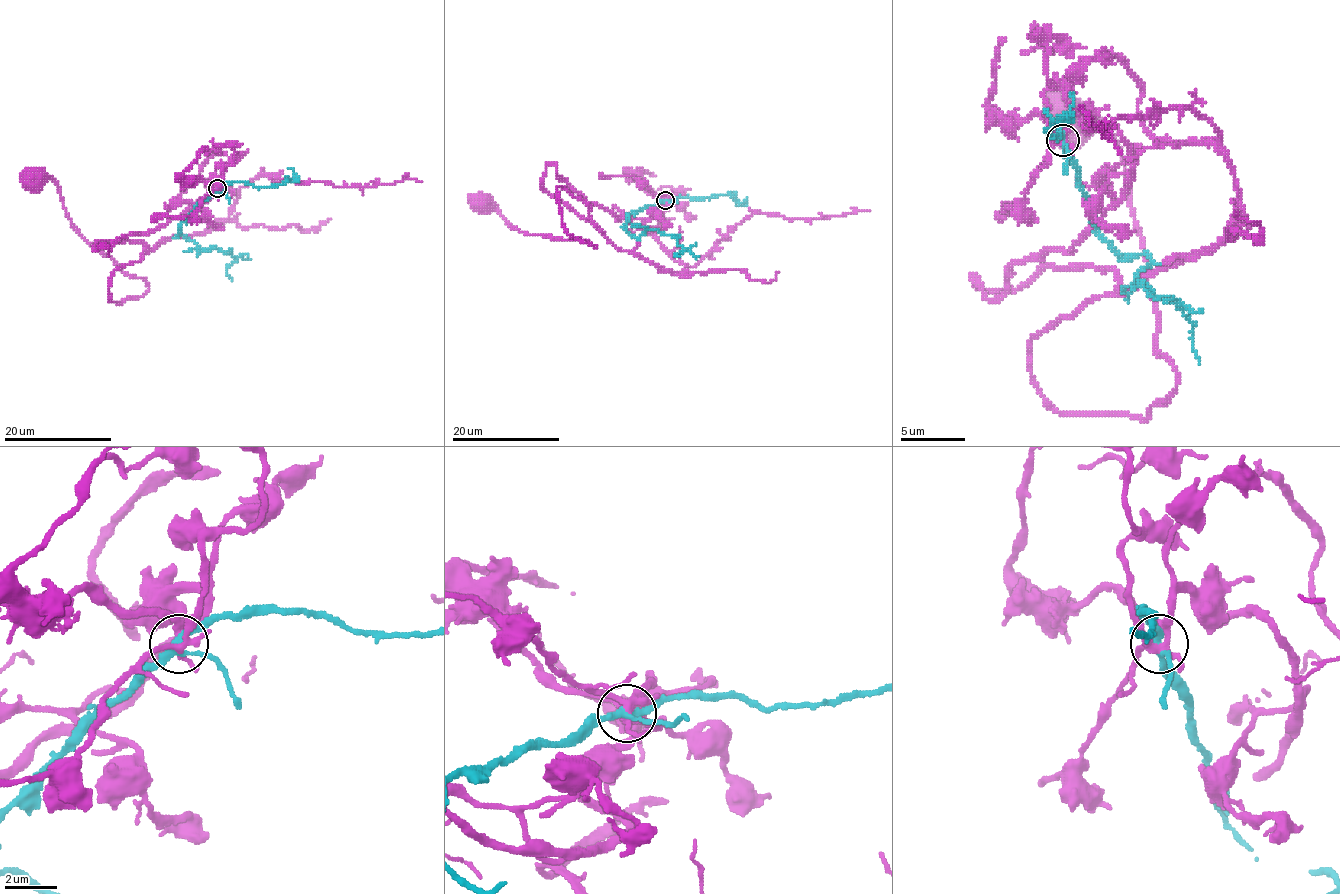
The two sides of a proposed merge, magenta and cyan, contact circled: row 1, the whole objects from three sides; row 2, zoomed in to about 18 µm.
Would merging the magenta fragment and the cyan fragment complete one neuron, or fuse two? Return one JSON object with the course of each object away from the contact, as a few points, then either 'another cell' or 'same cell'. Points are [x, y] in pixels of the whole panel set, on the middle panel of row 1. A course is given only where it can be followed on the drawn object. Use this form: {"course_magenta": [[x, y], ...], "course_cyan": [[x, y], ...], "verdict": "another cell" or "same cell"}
{"course_magenta": [[665, 200], [635, 227], [549, 163], [596, 247], [481, 203]], "course_cyan": [[665, 200], [632, 211], [625, 229], [637, 237], [647, 230], [668, 234], [684, 249], [675, 254], [680, 257]], "verdict": "same cell"}

